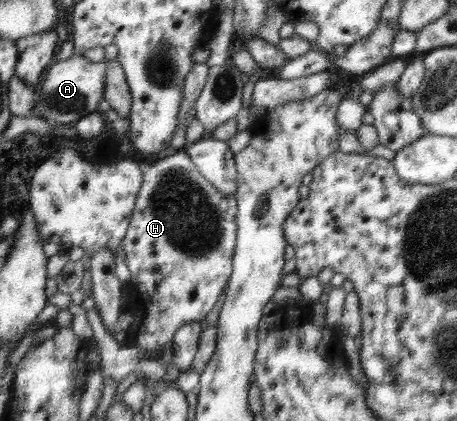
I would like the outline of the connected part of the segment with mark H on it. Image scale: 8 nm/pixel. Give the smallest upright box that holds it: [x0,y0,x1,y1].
[122,150,237,356]

